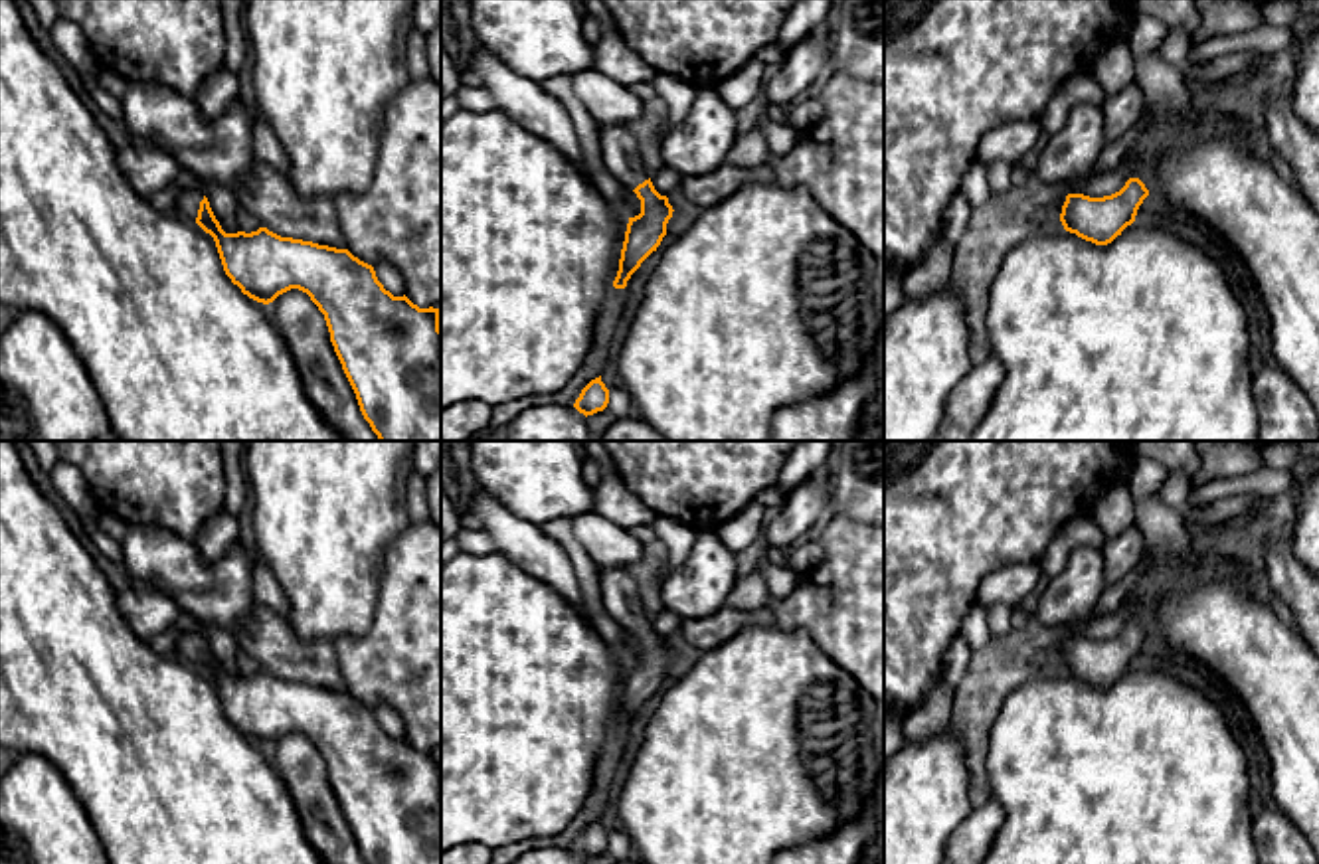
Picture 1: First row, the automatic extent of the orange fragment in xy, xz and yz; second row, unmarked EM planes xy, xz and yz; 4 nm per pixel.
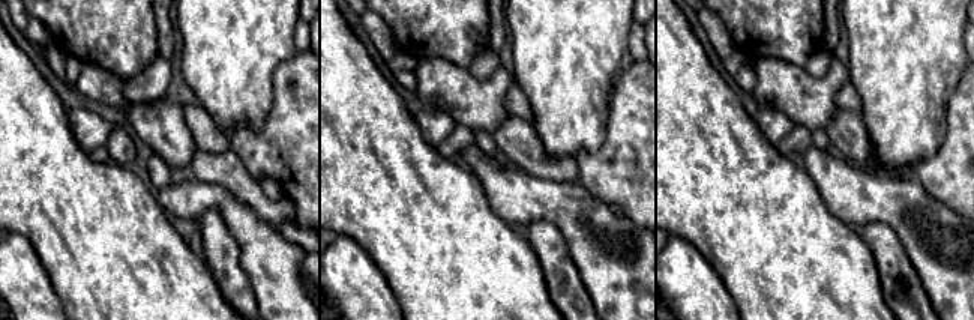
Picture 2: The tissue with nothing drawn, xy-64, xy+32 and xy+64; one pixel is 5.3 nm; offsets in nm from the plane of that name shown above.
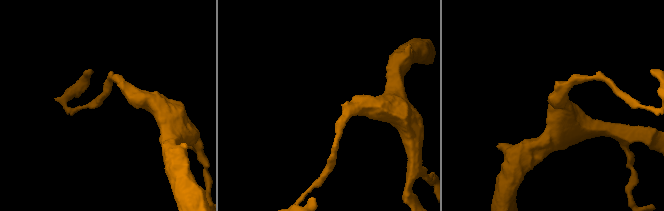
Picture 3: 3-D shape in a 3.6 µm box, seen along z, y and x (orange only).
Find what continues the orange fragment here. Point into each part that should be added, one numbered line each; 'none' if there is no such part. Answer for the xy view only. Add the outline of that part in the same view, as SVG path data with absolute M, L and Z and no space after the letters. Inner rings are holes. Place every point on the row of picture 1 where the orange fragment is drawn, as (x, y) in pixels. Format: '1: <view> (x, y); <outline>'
1: xy (188, 200); M204 188L182 190L176 198L174 214L178 214L180 217L188 221L196 221L200 202L204 200L204 196L206 196Z

